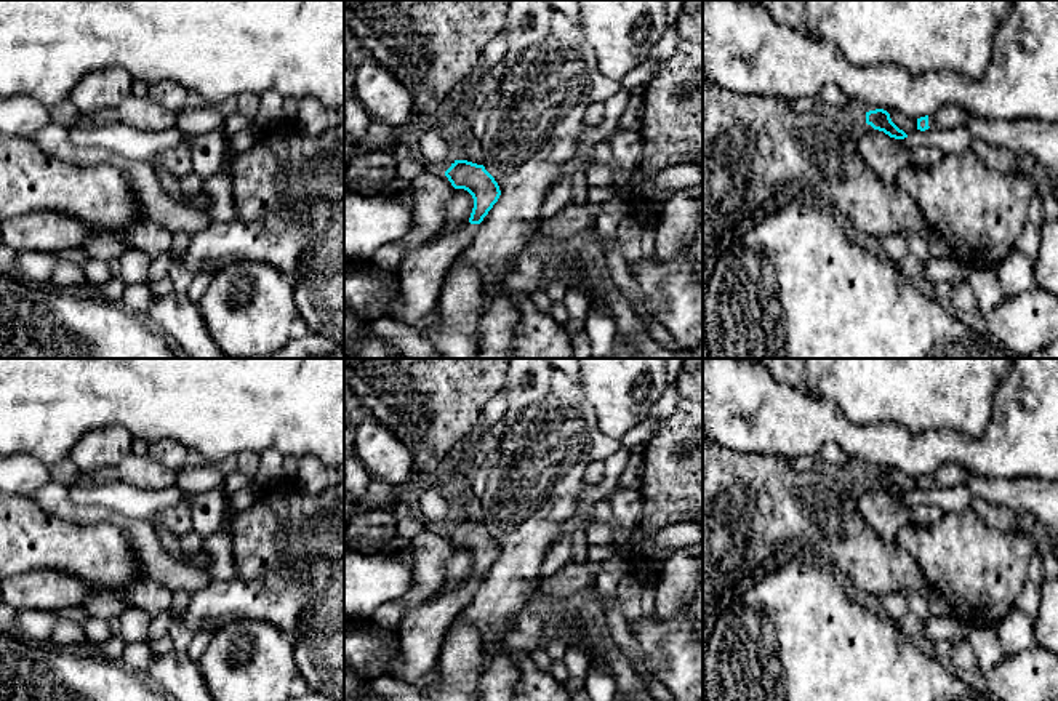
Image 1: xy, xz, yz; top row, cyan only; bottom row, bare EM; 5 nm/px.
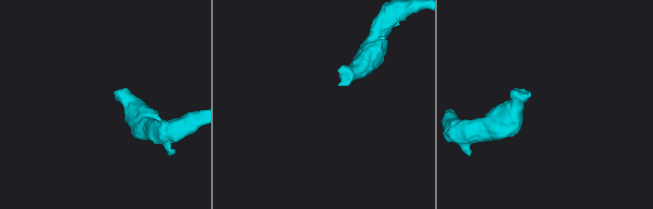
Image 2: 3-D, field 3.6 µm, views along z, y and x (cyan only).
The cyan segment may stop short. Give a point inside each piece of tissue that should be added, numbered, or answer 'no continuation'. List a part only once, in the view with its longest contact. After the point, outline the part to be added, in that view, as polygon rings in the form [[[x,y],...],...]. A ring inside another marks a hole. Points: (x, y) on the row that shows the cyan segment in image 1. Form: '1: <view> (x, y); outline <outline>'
1: yz (949, 116); outline [[[944,106],[933,115],[928,115],[930,128],[965,126],[970,114],[957,106]]]

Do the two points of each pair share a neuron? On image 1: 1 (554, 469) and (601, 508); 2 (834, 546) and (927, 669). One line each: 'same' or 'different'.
1: different
2: same

